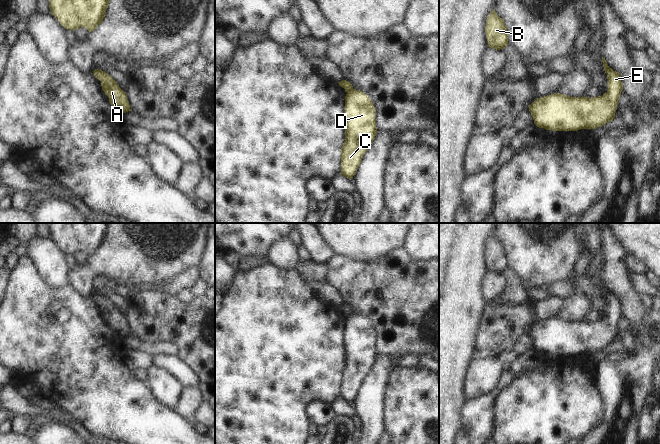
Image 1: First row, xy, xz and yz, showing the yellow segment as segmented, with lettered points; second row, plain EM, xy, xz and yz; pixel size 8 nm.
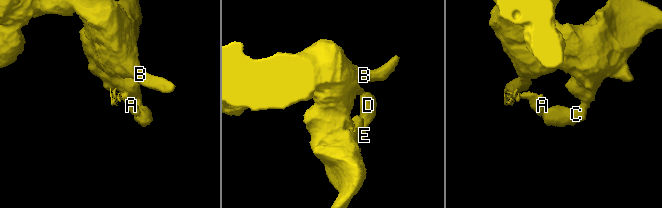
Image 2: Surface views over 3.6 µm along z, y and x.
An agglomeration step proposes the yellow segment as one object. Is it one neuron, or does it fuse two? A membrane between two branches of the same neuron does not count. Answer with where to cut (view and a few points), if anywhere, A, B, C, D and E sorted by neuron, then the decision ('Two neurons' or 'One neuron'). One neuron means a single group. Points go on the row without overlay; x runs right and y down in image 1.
Split along xz (352, 312), (347, 317). Groups: A / B C D E. Two neurons

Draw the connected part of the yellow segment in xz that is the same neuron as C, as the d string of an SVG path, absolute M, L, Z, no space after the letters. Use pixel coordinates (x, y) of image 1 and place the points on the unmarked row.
M352 313L345 320L345 365L341 372L341 398L353 402L361 383L377 358L376 334L362 315Z

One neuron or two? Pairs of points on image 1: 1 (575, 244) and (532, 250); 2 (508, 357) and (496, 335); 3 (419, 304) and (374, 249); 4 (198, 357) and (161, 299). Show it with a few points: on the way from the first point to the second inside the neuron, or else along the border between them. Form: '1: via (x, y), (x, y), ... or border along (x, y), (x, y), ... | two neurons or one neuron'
1: via (564, 247), (543, 247) | one neuron
2: border along (513, 350), (505, 350), (498, 357) | two neurons
3: border along (401, 247), (397, 247), (376, 259), (357, 262) | two neurons
4: via (198, 343), (168, 313) | one neuron

